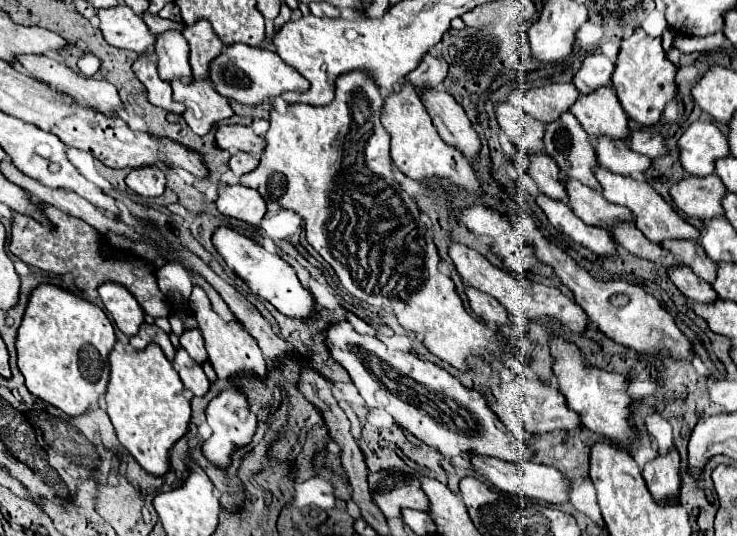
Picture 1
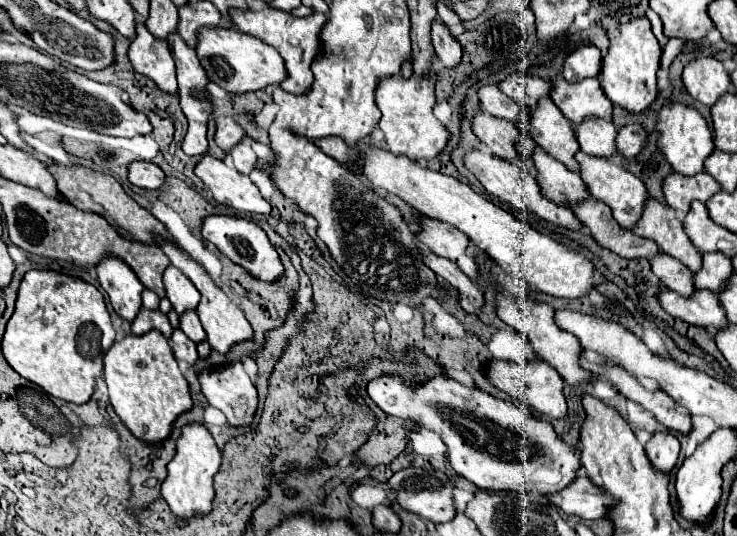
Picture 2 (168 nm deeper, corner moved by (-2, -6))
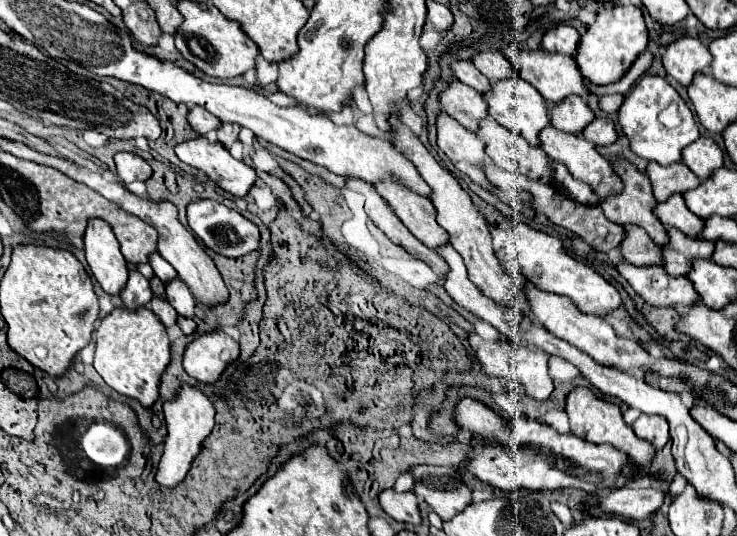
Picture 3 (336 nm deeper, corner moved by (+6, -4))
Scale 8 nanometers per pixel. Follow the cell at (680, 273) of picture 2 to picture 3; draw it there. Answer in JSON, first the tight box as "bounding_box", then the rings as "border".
{"bounding_box":[619,224,663,266],"border":[[[625,224],[625,238],[619,244],[619,252],[623,258],[635,266],[651,266],[663,264],[659,258],[659,246],[651,242],[649,234],[633,224]]]}

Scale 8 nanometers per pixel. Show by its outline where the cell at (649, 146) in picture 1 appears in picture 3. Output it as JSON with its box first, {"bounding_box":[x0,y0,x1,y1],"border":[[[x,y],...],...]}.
{"bounding_box":[581,118,617,146],"border":[[[595,118],[581,132],[583,132],[583,138],[587,138],[593,144],[599,144],[599,146],[607,146],[607,144],[617,140],[615,124],[609,118]]]}

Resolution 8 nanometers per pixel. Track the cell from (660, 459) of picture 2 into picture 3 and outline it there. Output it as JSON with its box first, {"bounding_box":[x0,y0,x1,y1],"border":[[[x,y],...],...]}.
{"bounding_box":[633,414,669,450],"border":[[[641,414],[635,424],[633,424],[633,430],[639,438],[645,438],[647,442],[651,442],[657,450],[663,448],[669,440],[669,426],[667,426],[667,420],[659,414]]]}

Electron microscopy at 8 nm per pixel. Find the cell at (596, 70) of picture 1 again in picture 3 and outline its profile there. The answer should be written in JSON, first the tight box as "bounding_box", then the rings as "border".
{"bounding_box":[541,22,579,56],"border":[[[565,22],[549,26],[547,32],[543,34],[543,40],[541,40],[541,46],[545,50],[563,52],[563,54],[571,54],[571,56],[575,56],[577,44],[579,44],[579,32]]]}

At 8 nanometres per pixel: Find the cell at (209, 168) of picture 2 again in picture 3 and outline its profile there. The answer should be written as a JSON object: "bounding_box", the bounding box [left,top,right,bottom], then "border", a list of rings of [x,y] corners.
{"bounding_box":[175,136,257,198],"border":[[[205,136],[177,144],[175,154],[179,160],[209,174],[211,180],[217,180],[217,184],[233,196],[243,198],[255,184],[257,176],[251,166],[233,158],[221,142],[209,142]]]}

